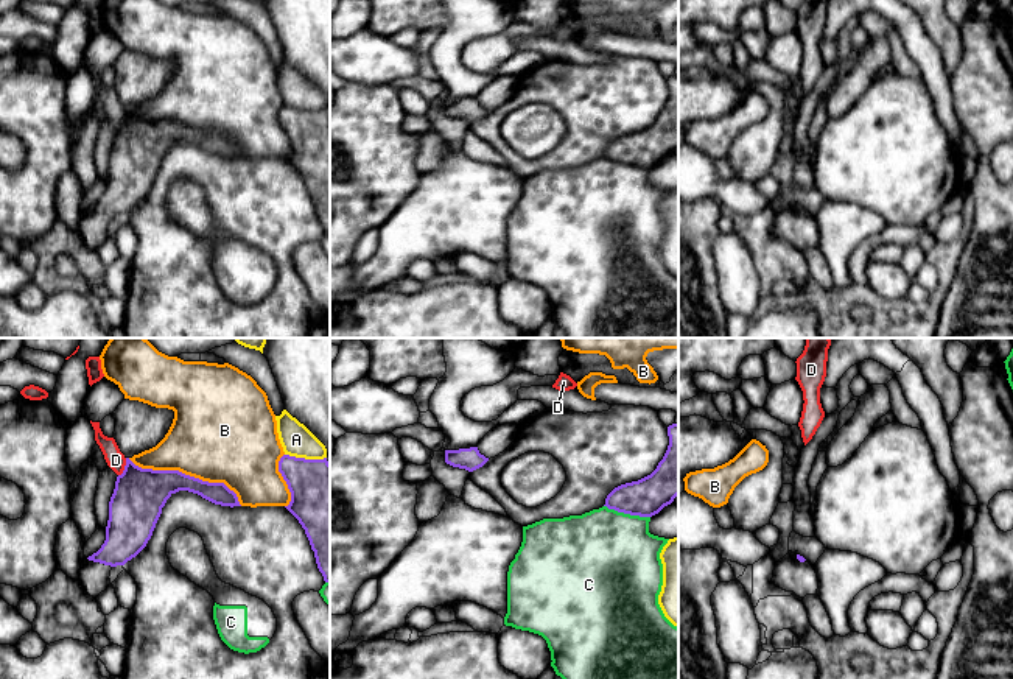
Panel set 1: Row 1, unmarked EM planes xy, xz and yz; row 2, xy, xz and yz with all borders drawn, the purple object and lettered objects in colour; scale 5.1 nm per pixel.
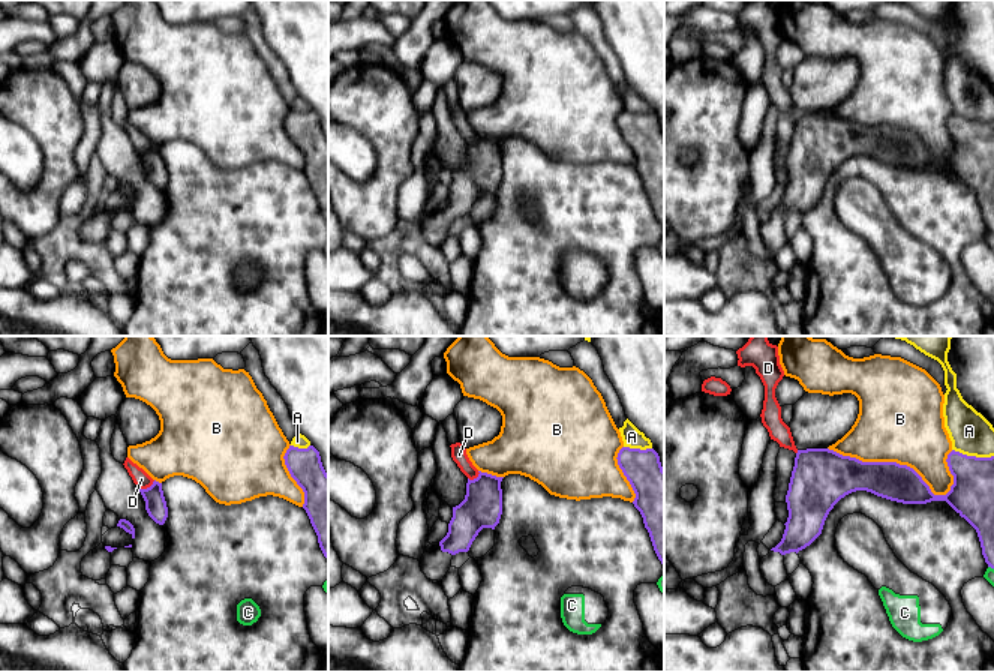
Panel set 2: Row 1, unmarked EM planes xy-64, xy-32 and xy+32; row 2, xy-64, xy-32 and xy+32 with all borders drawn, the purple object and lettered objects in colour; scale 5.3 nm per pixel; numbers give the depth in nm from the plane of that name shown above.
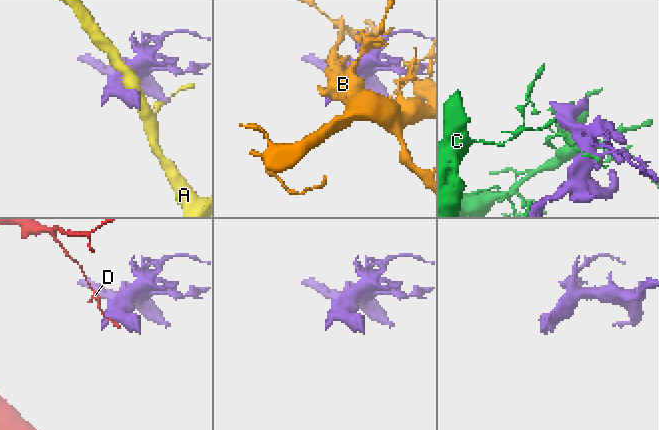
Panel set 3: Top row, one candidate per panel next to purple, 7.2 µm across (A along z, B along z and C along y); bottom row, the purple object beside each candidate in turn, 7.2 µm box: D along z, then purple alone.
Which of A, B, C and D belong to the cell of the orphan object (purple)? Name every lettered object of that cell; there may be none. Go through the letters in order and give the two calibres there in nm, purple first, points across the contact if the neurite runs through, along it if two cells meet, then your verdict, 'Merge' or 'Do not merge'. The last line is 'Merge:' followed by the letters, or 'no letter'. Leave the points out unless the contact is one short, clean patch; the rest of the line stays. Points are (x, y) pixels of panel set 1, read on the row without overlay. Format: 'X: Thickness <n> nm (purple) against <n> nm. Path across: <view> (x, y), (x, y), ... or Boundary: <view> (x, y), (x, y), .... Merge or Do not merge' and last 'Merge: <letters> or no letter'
A: Thickness 360 nm (purple) against 160 nm. Do not merge
B: Thickness 260 nm (purple) against 460 nm. Do not merge
C: Thickness 200 nm (purple) against 480 nm. Do not merge
D: Thickness 280 nm (purple) against 100 nm. Boundary: xy (126, 109), (125, 120), (119, 126). Do not merge
Merge: no letter

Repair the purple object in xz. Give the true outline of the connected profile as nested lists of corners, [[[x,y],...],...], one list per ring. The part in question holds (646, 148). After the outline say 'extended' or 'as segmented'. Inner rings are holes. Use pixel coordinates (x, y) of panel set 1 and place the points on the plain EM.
[[[678,75],[668,78],[669,97],[657,120],[632,134],[615,139],[605,150],[608,160],[652,168],[678,146]]]; as segmented

